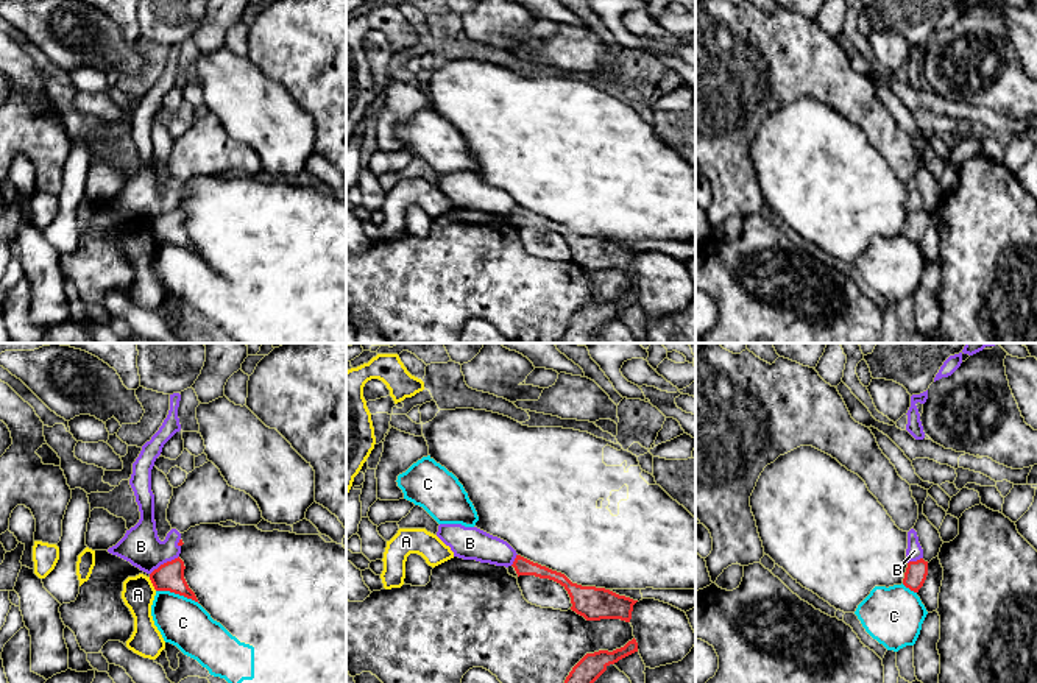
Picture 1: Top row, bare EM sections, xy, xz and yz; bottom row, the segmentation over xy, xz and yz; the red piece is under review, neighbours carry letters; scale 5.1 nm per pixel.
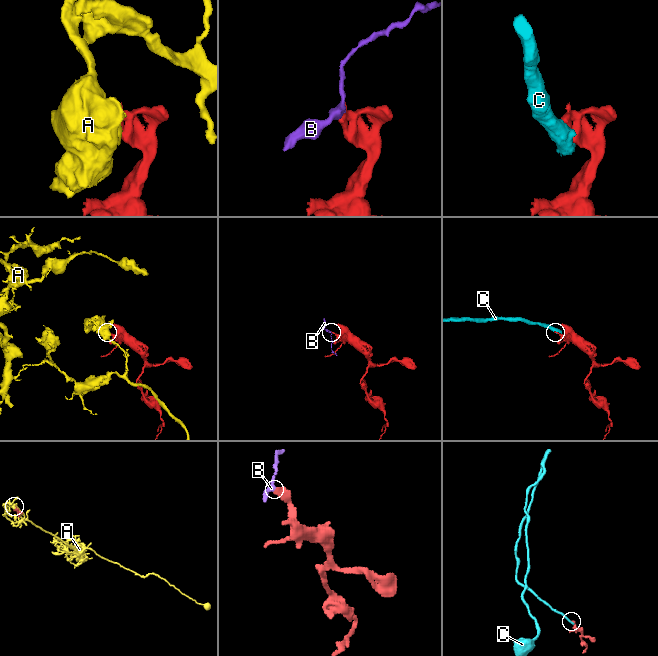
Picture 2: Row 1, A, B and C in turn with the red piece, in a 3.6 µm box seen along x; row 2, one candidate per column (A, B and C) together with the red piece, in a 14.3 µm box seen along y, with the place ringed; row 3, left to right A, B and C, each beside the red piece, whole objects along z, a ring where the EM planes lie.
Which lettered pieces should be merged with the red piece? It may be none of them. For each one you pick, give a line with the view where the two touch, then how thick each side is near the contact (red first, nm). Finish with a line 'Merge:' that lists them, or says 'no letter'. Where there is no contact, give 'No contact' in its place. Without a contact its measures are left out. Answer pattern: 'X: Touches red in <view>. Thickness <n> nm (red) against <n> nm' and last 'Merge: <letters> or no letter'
B: Touches red in xy. Thickness 140 nm (red) against 200 nm
Merge: B

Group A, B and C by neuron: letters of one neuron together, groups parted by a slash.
A / B / C

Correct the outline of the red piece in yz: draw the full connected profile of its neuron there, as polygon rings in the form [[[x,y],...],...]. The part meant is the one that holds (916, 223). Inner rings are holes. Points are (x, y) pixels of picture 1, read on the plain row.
[[[914,179],[908,182],[906,211],[908,218],[903,235],[911,242],[918,243],[928,226],[928,212],[923,211],[923,200]]]

